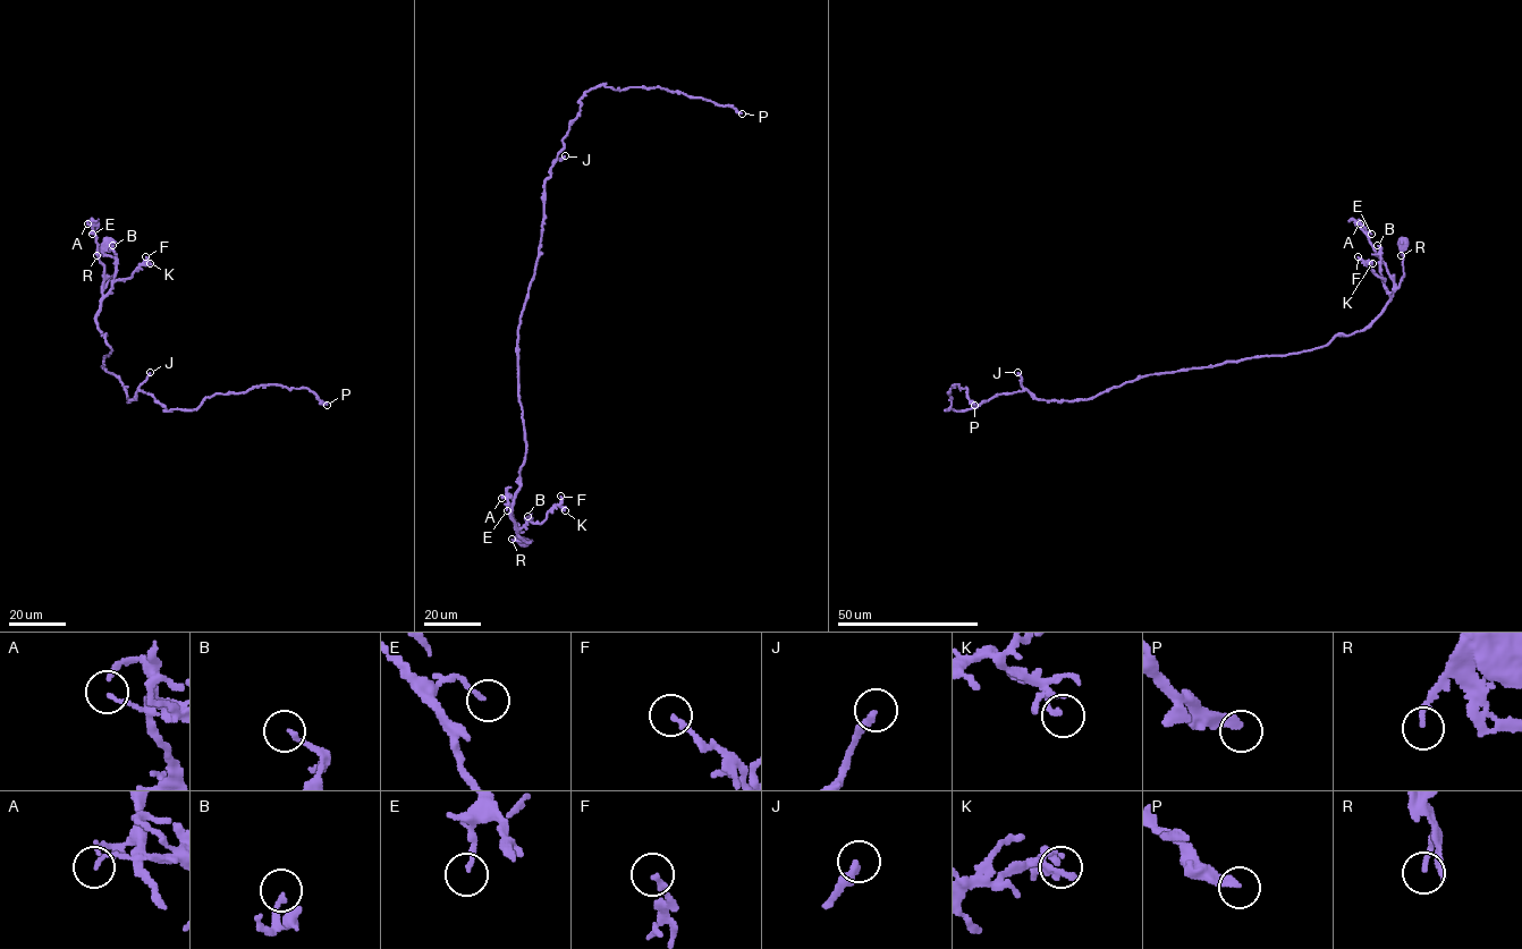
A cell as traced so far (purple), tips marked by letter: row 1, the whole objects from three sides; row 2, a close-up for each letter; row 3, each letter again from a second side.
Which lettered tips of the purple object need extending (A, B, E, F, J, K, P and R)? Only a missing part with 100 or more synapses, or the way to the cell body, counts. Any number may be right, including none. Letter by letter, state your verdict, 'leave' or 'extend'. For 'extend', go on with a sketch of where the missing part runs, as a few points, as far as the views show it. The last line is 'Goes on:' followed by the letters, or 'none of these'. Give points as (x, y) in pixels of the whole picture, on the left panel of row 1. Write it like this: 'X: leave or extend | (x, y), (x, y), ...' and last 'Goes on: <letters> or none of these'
A: leave
B: leave
E: leave
F: leave
J: extend | (150, 372), (177, 344), (189, 299), (183, 230), (178, 222), (179, 142)
K: leave
P: leave
R: leave
Goes on: J

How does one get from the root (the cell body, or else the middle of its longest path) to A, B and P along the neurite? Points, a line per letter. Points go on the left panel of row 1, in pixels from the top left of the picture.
A: (108, 243), (103, 253), (115, 260), (116, 267), (104, 288), (104, 269), (99, 260), (96, 235), (87, 223)
B: (108, 243), (103, 253), (115, 260), (116, 267), (103, 296), (116, 272), (112, 245)
P: (108, 243), (102, 366), (128, 400), (138, 389), (191, 411), (279, 384), (327, 405)

